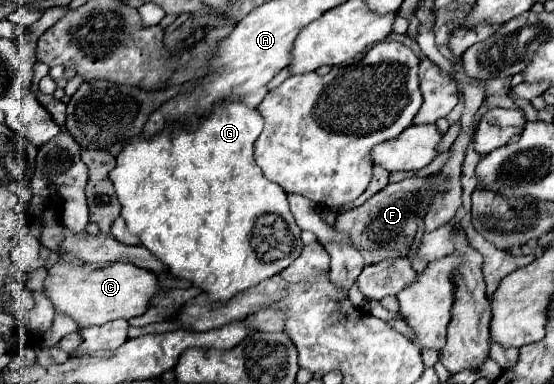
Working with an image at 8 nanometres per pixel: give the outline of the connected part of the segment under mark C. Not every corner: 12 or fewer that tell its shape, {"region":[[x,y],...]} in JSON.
{"region":[[132,263],[48,269],[44,295],[78,327],[132,319],[160,291]]}

